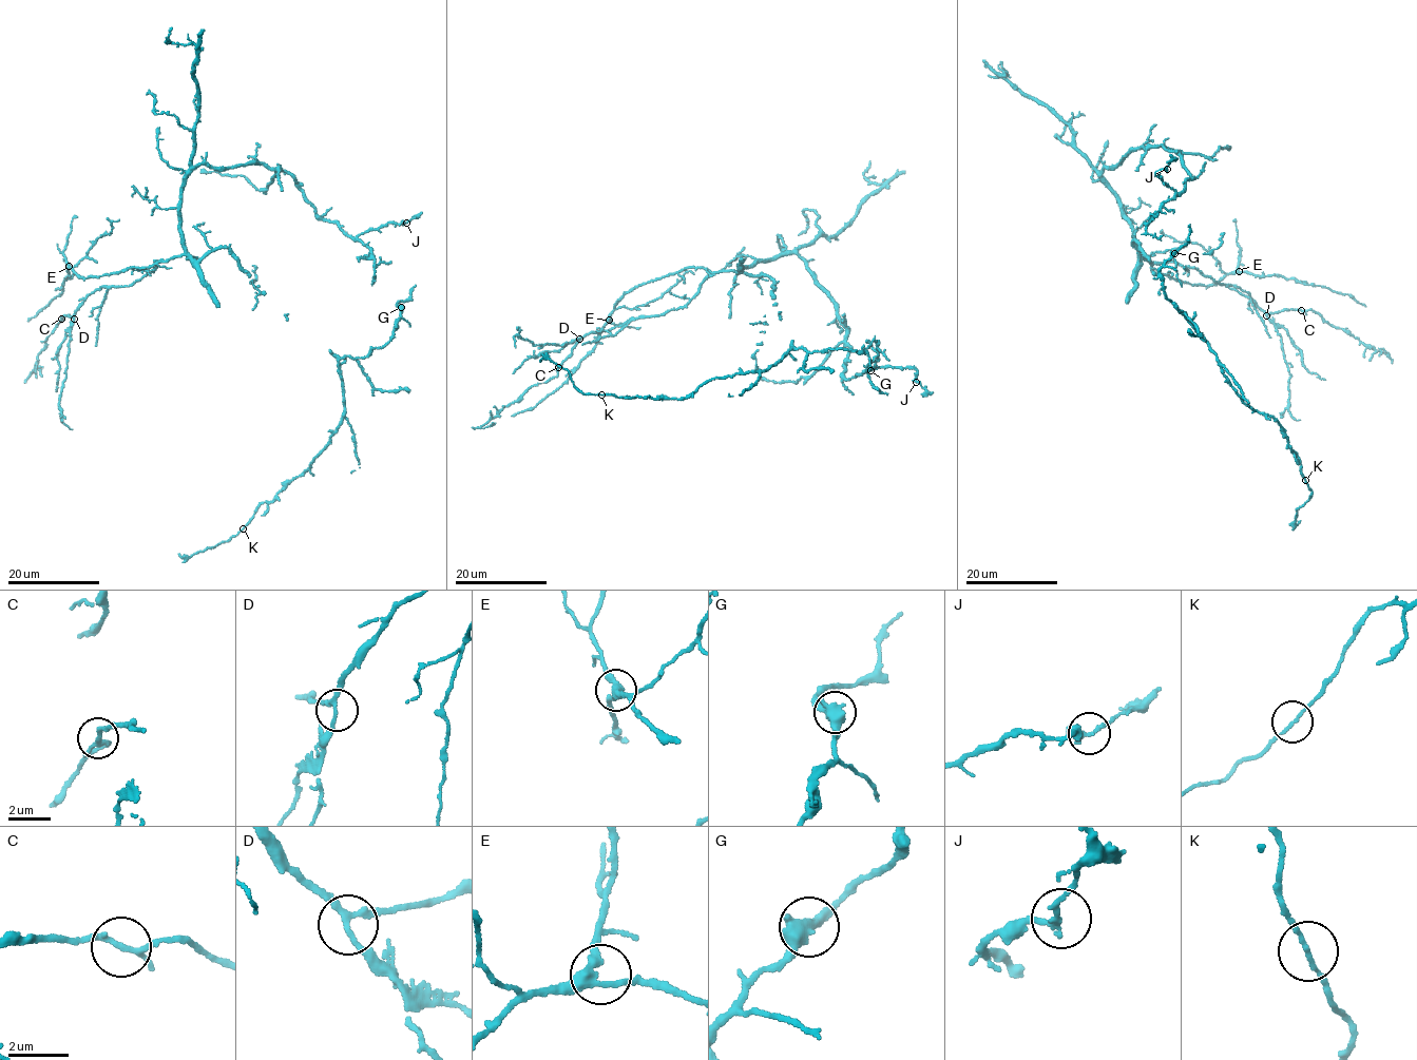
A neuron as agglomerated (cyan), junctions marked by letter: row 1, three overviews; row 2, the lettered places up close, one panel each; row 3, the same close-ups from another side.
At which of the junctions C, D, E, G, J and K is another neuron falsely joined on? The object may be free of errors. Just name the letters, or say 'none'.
K

